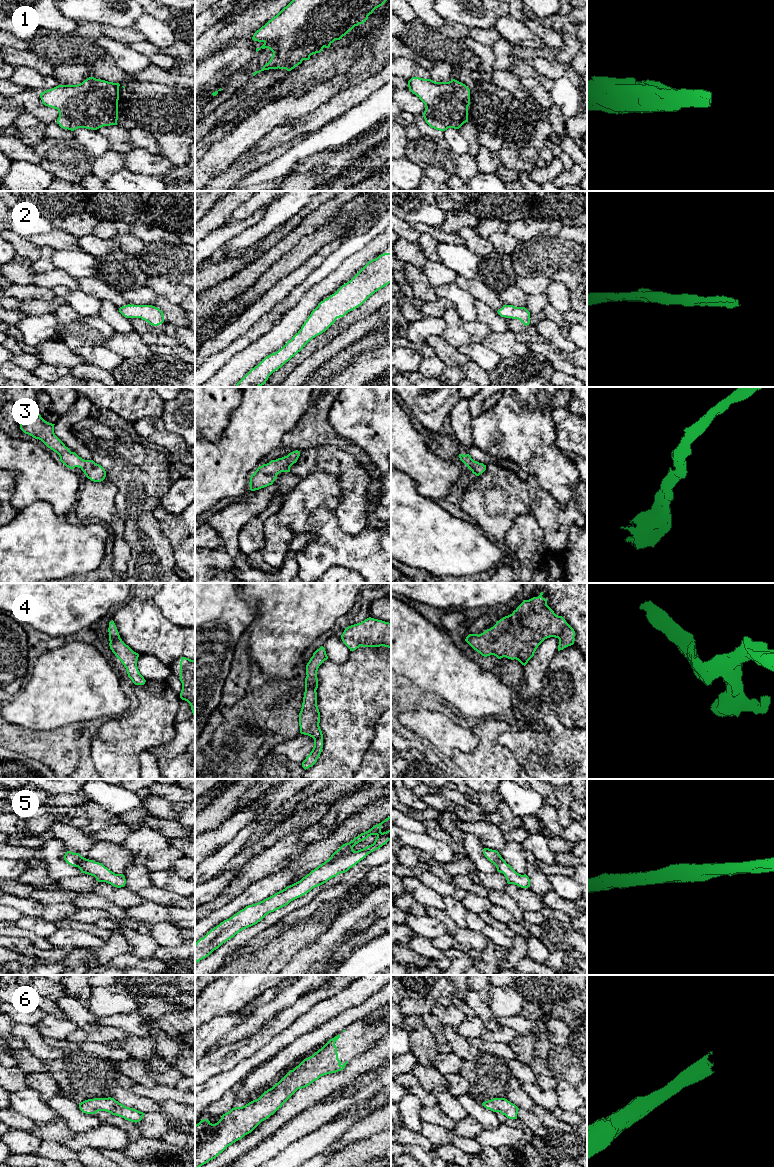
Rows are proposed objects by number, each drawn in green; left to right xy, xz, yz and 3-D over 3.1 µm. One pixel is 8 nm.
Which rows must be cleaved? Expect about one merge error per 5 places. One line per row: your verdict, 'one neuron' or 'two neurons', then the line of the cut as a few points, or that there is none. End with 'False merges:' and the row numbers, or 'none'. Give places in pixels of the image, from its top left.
1: one neuron | no cut
2: one neuron | no cut
3: one neuron | no cut
4: one neuron | no cut
5: one neuron | no cut
6: one neuron | no cut
False merges: none

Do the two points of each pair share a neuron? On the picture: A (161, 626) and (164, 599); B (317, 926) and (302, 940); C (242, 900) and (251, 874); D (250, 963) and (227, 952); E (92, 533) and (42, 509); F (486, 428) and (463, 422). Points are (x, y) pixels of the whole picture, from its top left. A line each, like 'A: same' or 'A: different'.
A: different
B: same
C: different
D: different
E: same
F: different

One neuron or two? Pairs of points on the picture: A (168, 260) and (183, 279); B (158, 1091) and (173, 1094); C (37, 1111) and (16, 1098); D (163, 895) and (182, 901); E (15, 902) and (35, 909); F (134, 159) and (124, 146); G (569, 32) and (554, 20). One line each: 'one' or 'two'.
A: one
B: one
C: one
D: one
E: one
F: two
G: two

